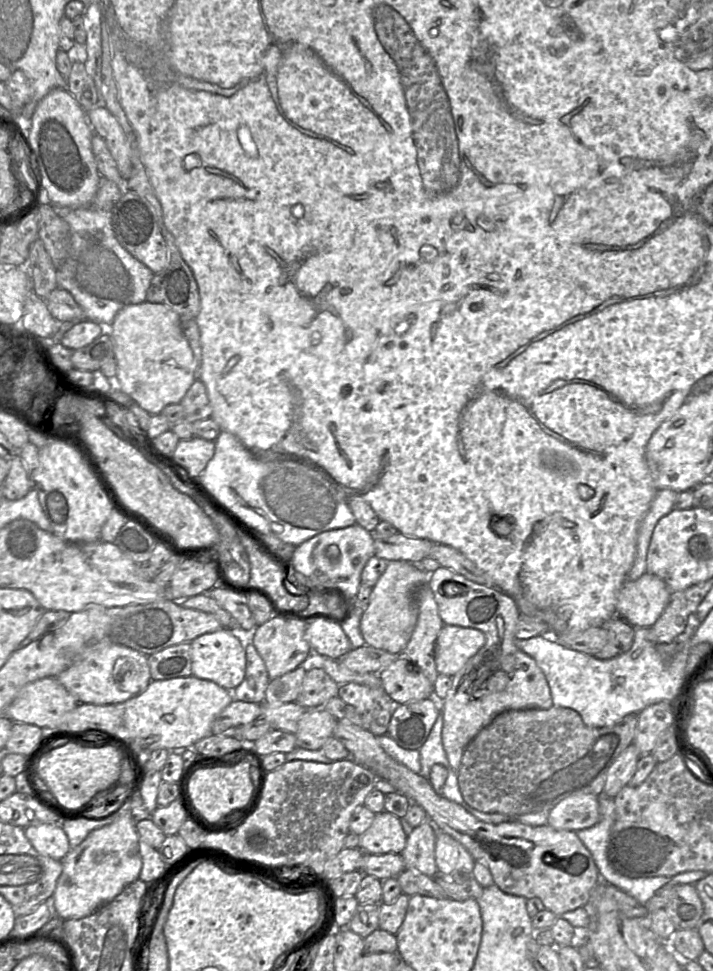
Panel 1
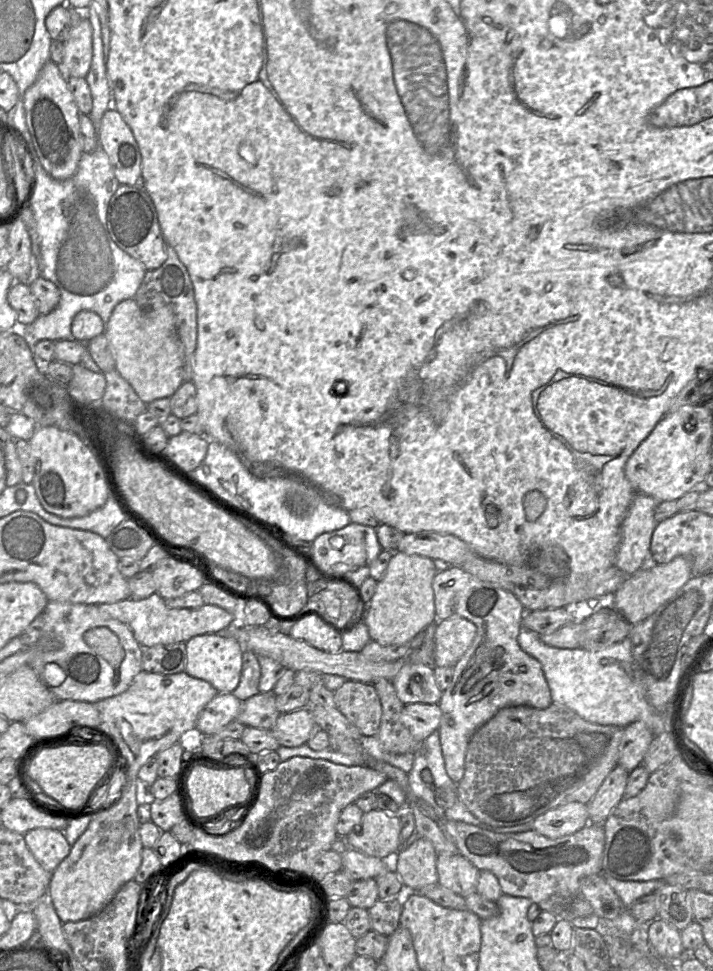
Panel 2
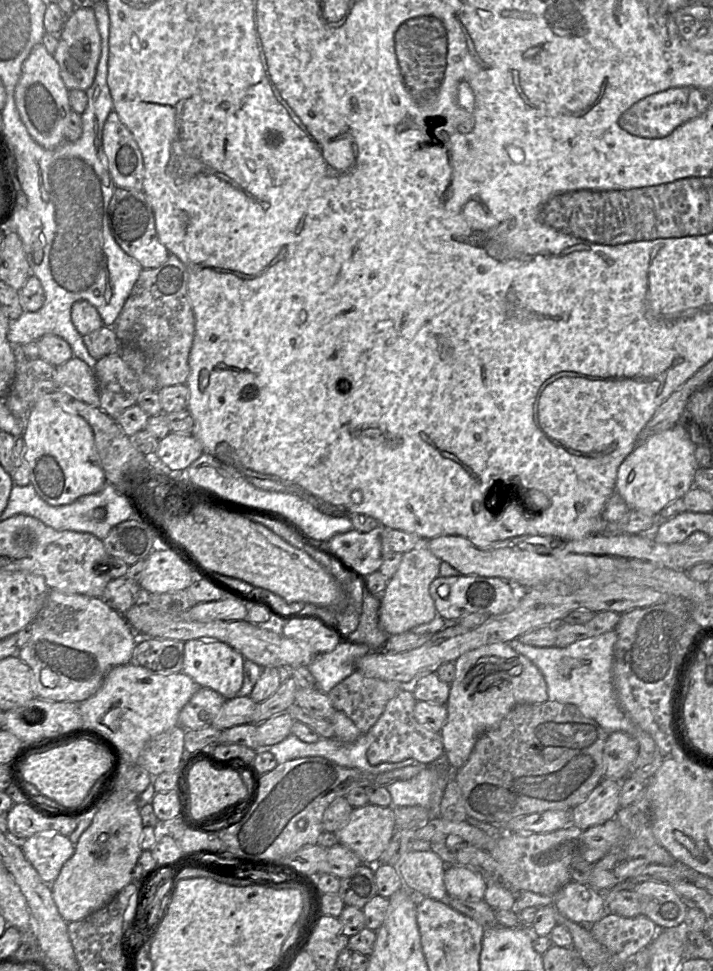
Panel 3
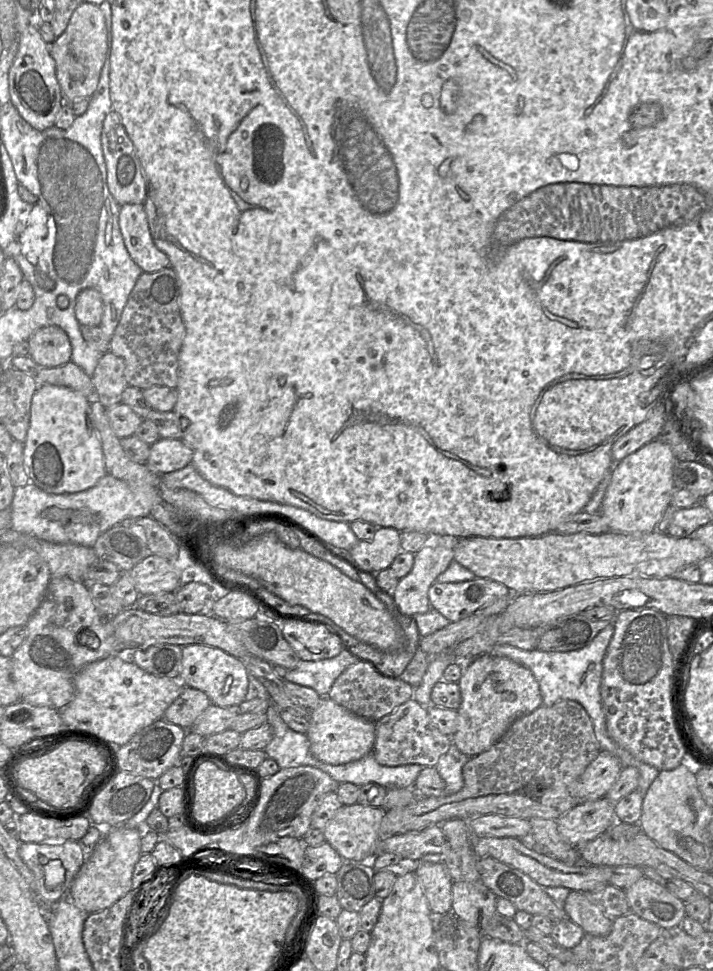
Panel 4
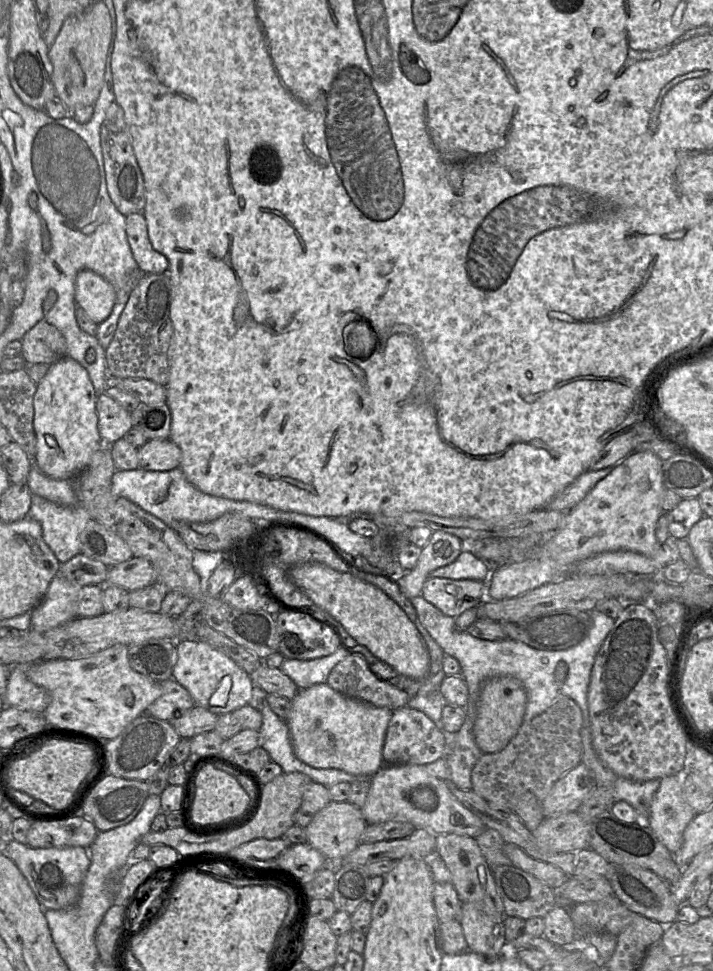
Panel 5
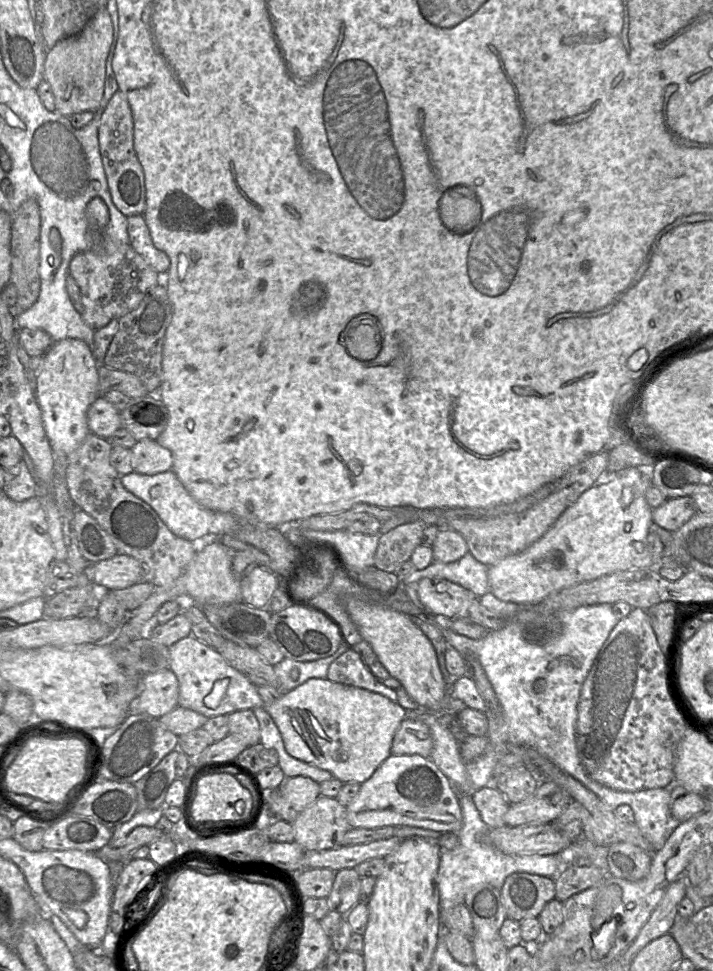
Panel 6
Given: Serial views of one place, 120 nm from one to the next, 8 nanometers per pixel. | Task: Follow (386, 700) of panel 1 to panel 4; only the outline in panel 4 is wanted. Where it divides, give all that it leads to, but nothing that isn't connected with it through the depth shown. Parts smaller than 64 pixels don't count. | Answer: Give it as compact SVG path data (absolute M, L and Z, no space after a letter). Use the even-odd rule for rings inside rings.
M360 660L346 668L334 681L327 697L357 716L376 722L397 706L413 698L414 687L400 678L387 677L368 661Z

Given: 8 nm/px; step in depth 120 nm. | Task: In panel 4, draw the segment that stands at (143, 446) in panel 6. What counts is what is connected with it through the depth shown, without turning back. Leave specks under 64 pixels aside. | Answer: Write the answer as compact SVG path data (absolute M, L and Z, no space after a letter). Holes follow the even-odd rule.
M160 438L150 446L147 467L154 473L166 474L189 465L191 448L182 439Z

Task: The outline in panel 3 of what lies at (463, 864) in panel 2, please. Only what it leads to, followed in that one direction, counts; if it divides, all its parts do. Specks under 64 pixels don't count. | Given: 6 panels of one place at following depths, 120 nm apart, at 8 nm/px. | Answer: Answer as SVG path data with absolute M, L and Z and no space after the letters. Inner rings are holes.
M446 865L444 886L448 896L463 900L483 900L487 888L481 874L462 866Z

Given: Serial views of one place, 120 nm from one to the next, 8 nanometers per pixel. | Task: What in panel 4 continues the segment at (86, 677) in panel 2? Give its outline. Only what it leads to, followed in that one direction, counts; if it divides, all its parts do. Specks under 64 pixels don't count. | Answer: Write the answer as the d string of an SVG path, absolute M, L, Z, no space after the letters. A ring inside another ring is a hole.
M68 577L51 578L46 595L26 624L27 636L12 653L12 679L20 701L54 709L64 708L74 698L74 678L86 665L113 654L113 637L107 637L106 618L93 604L89 584Z

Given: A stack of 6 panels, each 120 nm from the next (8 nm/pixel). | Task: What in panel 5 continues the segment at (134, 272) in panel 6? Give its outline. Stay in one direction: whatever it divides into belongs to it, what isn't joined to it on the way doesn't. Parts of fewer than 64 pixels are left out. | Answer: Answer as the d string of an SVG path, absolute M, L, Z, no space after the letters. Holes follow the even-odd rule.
M81 270L75 280L75 302L97 325L111 313L116 290L111 283L91 270Z

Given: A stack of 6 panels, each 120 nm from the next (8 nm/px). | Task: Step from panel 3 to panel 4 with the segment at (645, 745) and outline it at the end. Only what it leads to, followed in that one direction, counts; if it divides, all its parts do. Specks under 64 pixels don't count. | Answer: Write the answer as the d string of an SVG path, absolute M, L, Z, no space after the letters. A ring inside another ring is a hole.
M613 623L600 631L585 647L566 652L547 652L542 650L523 650L508 644L496 644L488 652L494 656L505 657L527 667L536 678L542 695L542 706L551 706L559 700L568 699L578 702L587 712L600 751L605 750L617 757L622 767L633 766L638 769L639 780L636 790L644 796L657 777L659 770L633 757L627 750L619 746L607 733L606 719L603 711L600 684L603 670L603 659L607 647L614 634Z

